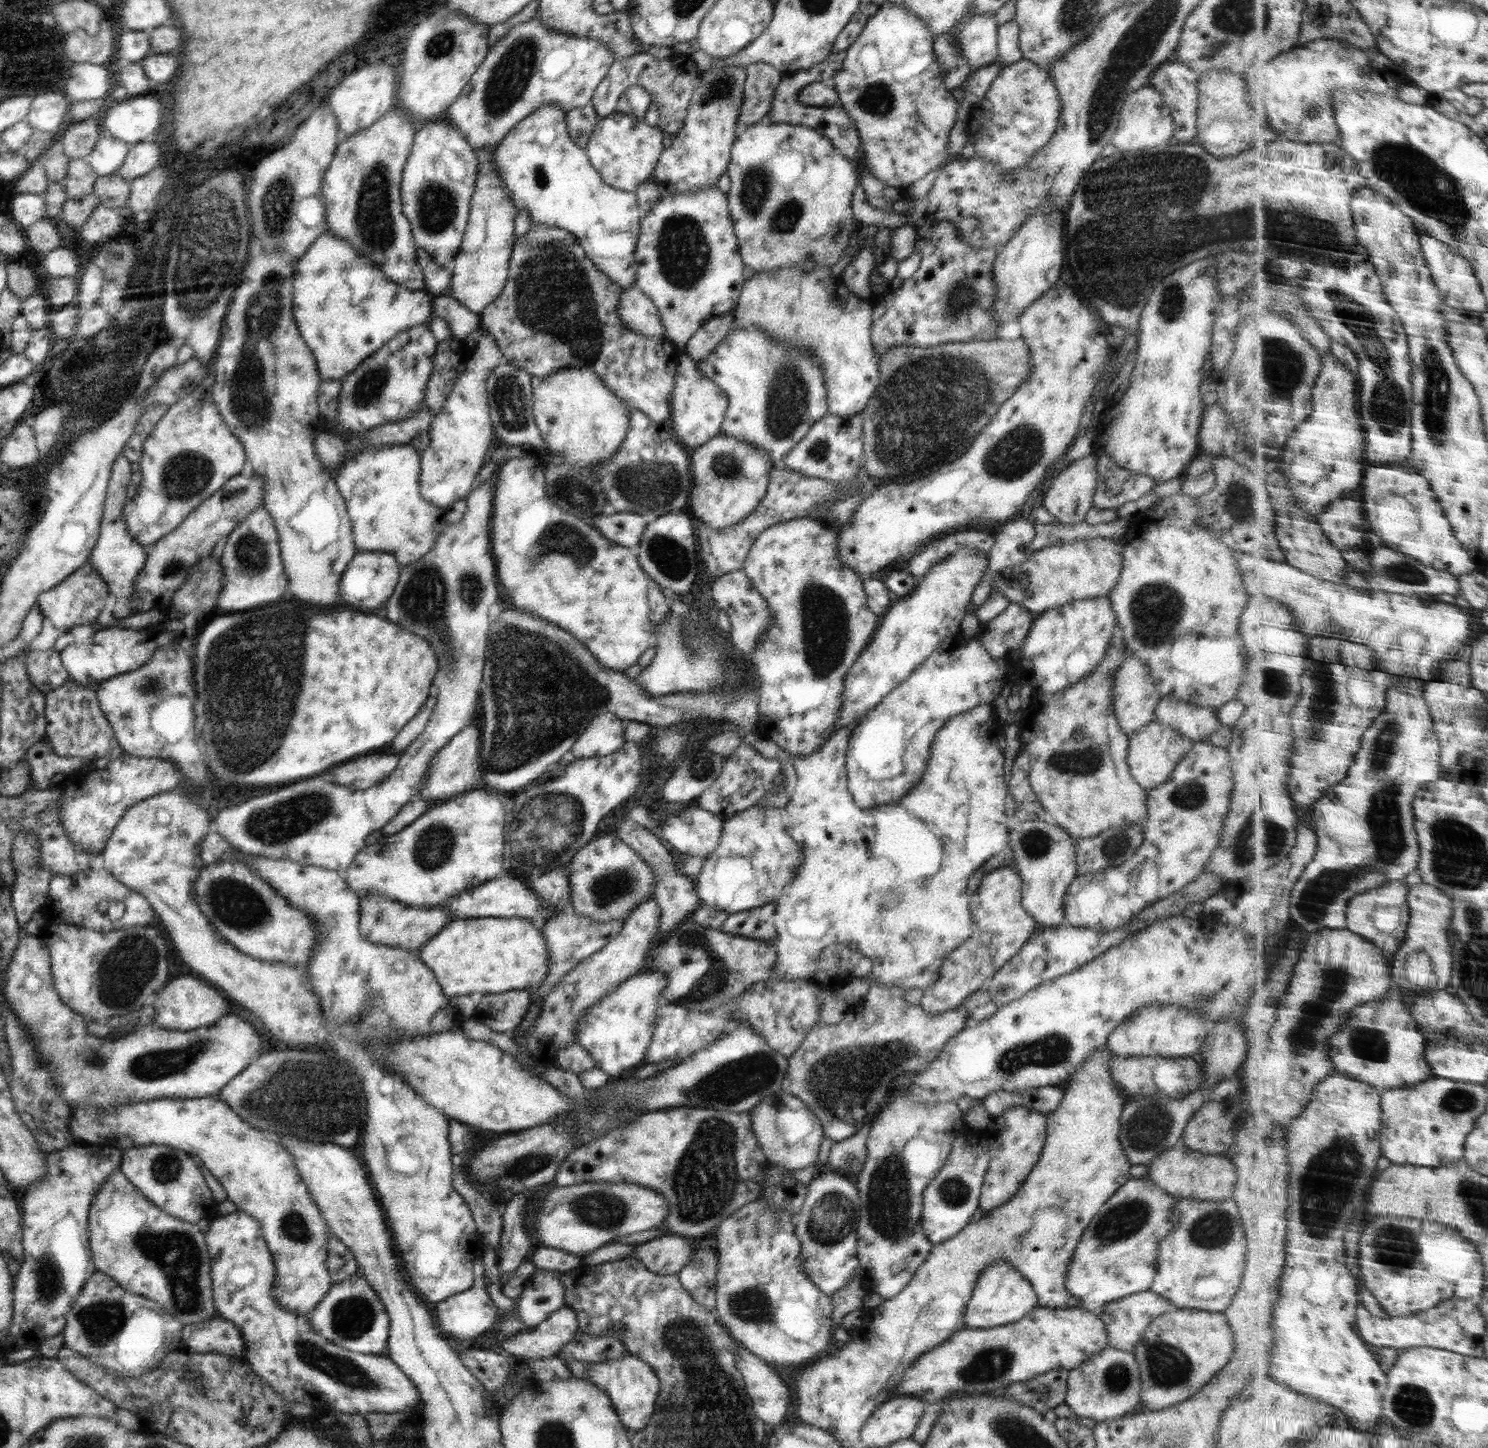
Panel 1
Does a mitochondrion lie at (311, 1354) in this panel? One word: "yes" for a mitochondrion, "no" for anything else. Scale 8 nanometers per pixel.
yes

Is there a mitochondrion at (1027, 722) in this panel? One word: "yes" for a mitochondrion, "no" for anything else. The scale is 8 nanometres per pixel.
no

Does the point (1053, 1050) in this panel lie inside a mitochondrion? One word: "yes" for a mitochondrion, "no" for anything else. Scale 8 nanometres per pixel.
yes

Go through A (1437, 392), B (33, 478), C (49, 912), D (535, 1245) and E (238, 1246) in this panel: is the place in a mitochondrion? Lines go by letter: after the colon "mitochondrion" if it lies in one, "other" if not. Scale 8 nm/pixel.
A: mitochondrion
B: other
C: other
D: other
E: other

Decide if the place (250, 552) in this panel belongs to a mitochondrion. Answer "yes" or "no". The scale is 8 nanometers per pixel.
yes

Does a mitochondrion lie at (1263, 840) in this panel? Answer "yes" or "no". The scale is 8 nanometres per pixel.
yes

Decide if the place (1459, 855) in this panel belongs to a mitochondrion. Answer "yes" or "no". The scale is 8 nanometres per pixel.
yes

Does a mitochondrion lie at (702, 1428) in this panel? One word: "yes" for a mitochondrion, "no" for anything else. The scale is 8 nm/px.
yes

